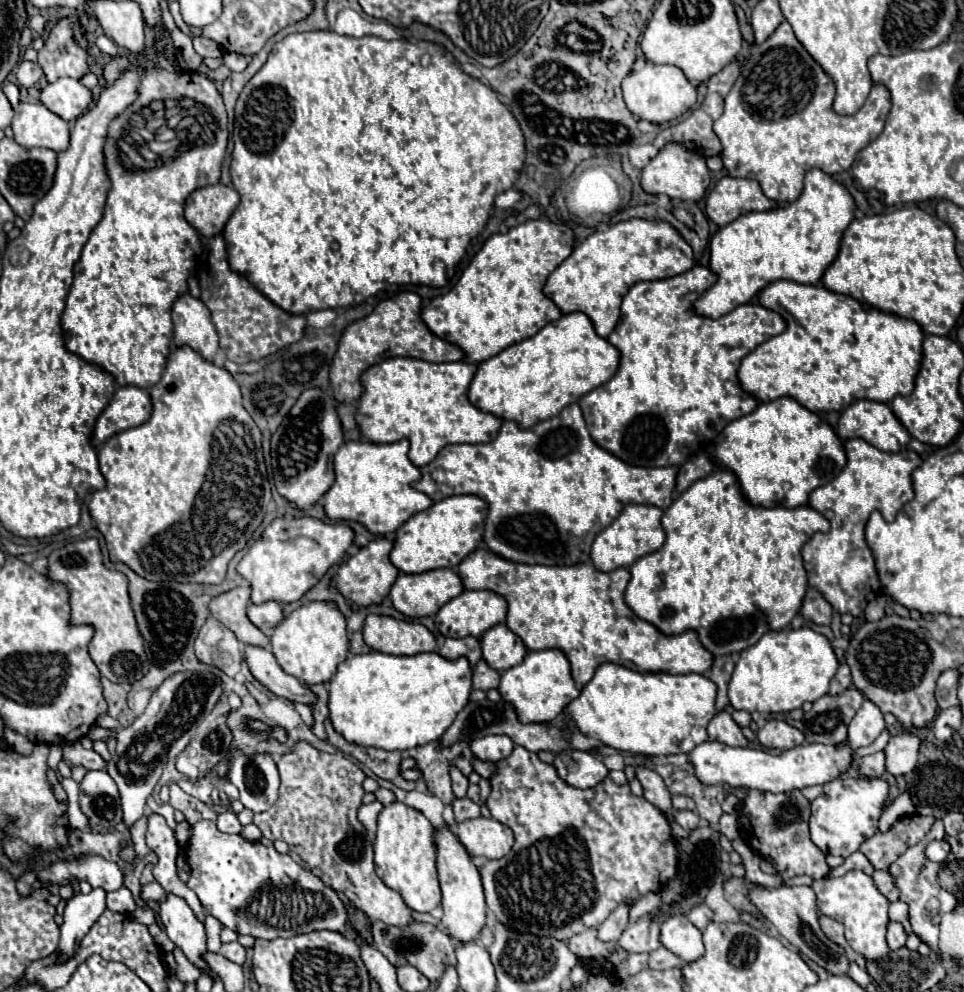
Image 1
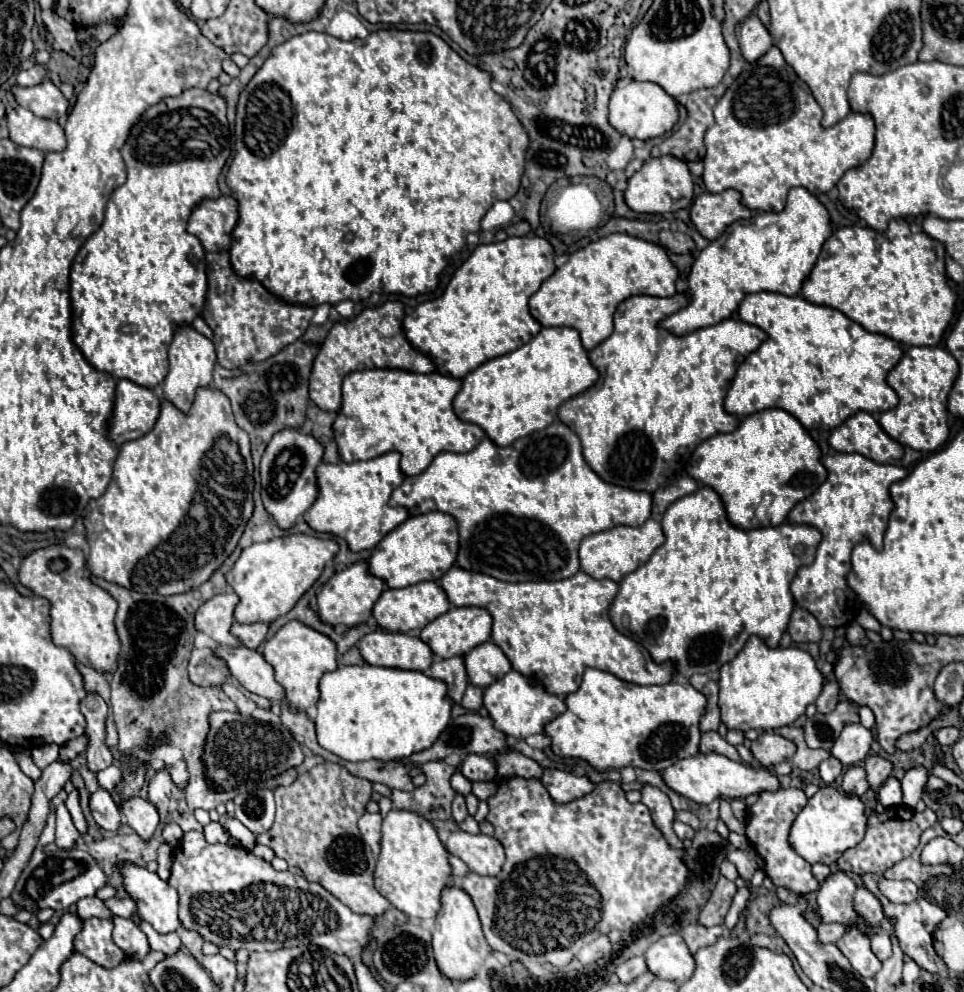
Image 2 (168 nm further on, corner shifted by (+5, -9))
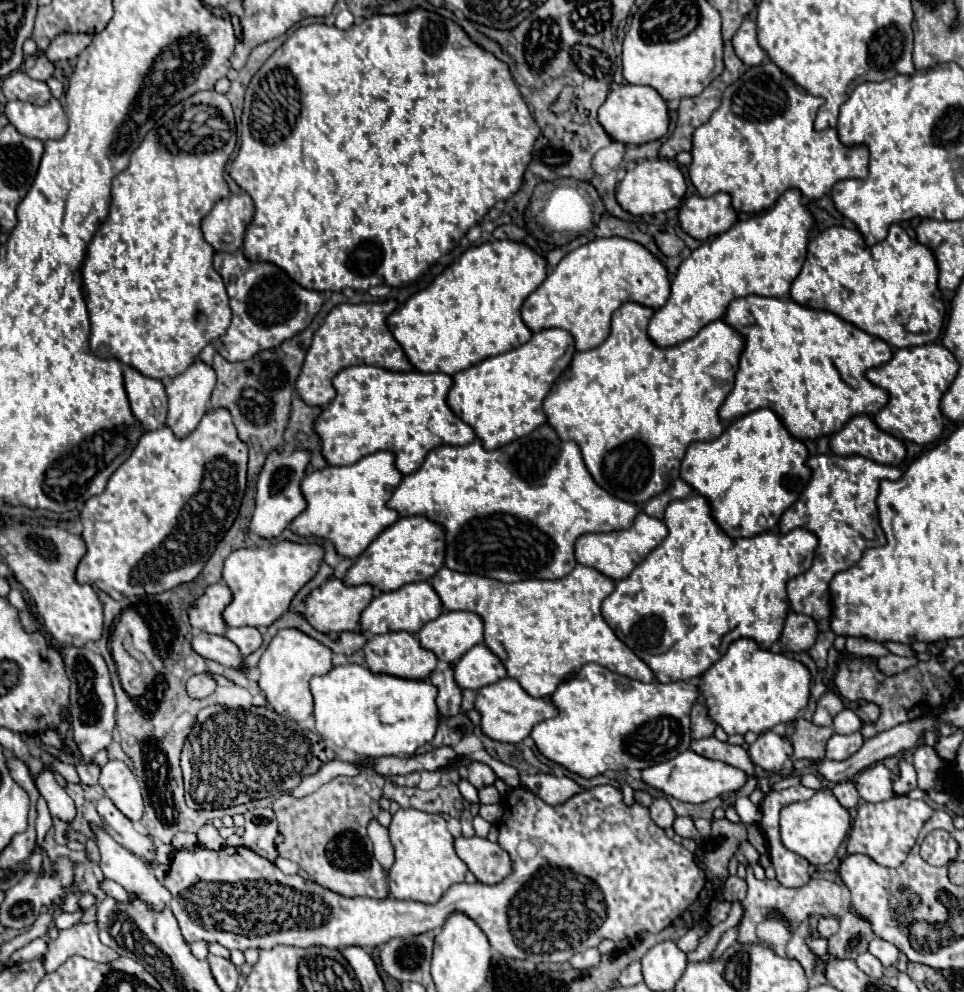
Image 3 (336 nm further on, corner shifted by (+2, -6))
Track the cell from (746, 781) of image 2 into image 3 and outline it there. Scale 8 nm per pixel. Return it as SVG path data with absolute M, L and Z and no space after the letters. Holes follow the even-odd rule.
M685 750L673 760L667 760L663 764L655 764L651 768L643 770L643 780L651 784L657 790L663 790L665 794L691 804L703 804L711 798L717 798L721 794L737 792L745 786L747 774L739 768L731 768L731 764L723 764L721 760L711 760L705 756L695 754L693 750Z

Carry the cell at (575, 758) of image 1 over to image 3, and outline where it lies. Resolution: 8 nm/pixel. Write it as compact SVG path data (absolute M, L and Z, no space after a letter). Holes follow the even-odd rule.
M539 772L539 774L527 774L527 778L521 776L521 784L527 786L527 788L531 788L543 802L547 802L551 806L563 804L571 796L575 796L575 794L579 794L583 790L569 776L561 776L559 778L559 776L543 774L543 772Z

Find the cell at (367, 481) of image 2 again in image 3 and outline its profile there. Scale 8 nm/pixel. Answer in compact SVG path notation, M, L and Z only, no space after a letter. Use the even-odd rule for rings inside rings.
M375 452L351 466L327 466L315 470L307 474L301 484L307 508L289 528L299 536L329 538L341 556L355 560L365 552L367 544L379 536L379 532L399 520L399 512L387 508L387 500L399 486L401 478L403 474L395 468L393 452Z

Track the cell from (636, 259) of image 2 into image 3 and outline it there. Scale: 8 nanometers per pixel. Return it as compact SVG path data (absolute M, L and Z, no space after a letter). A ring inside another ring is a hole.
M611 236L597 238L569 252L543 284L523 302L525 324L539 332L543 328L565 328L575 338L577 350L591 350L609 336L611 314L625 302L661 308L671 292L667 268L639 242Z

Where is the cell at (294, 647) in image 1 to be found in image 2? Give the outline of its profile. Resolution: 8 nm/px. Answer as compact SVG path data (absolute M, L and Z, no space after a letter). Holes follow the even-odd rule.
M300 621L286 623L272 639L268 639L262 655L266 663L272 665L276 681L284 687L286 705L298 711L306 711L308 707L318 703L320 675L324 675L326 671L334 671L338 667L336 665L336 645L326 635L306 627Z

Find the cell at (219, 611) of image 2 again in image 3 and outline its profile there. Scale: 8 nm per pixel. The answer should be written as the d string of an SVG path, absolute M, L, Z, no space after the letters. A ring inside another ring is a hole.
M211 584L203 592L203 596L189 610L189 620L193 628L199 628L207 634L223 636L227 630L223 610L231 604L233 594L227 584Z

